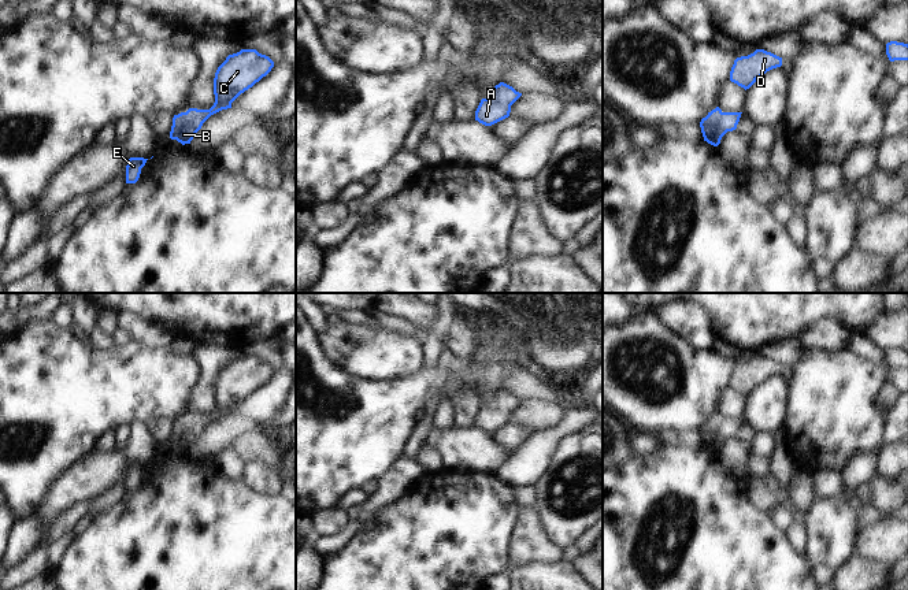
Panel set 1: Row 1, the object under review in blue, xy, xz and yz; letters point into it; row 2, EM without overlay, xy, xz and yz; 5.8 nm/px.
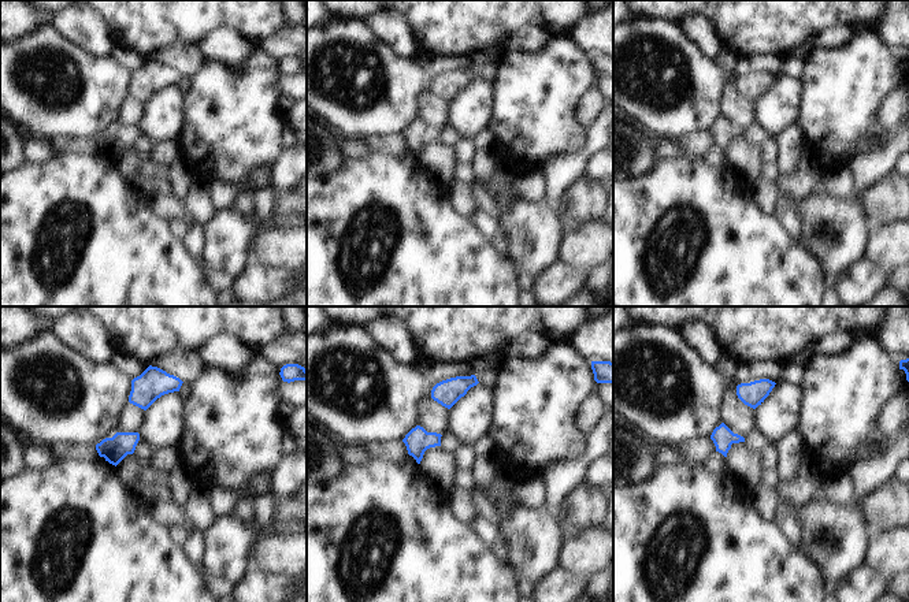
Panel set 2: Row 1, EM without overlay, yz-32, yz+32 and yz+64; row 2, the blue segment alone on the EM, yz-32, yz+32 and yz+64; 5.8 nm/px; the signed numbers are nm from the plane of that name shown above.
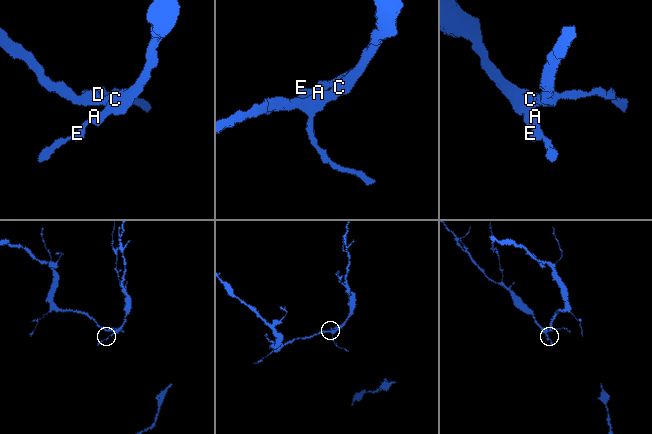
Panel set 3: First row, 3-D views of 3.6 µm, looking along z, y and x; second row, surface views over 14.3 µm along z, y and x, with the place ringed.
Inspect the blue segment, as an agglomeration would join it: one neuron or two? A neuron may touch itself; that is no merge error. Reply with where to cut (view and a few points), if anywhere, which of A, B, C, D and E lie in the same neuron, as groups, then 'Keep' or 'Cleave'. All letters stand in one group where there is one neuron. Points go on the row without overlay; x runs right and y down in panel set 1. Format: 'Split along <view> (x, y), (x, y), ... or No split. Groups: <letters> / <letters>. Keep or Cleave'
No split. Groups: A B C D E. Keep.

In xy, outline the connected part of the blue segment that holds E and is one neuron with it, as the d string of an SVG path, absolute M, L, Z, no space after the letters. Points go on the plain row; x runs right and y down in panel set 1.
M130 464L126 472L126 490L136 490L140 485L141 475L145 472L148 465Z

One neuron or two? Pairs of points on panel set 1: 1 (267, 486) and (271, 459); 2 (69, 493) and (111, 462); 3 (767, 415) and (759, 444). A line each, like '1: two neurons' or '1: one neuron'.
1: two neurons
2: one neuron
3: two neurons

